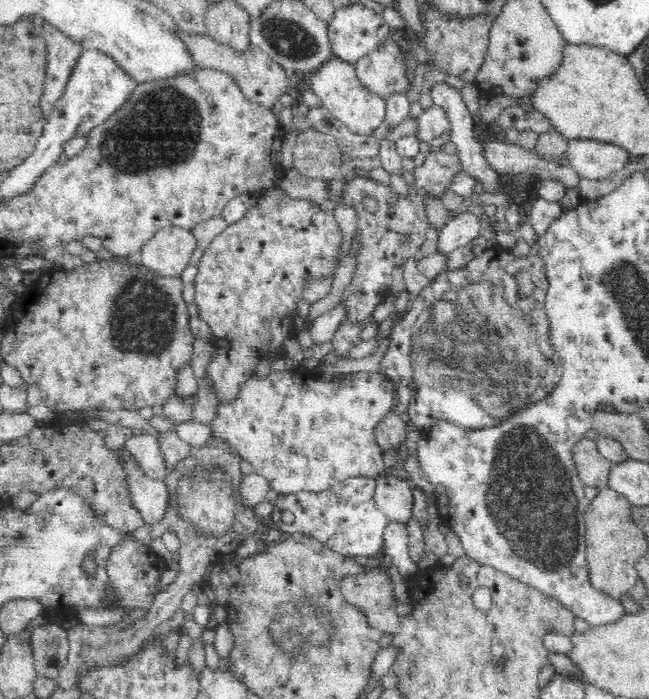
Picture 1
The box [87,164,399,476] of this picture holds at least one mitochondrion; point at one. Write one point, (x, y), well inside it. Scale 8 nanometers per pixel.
(149, 296)

